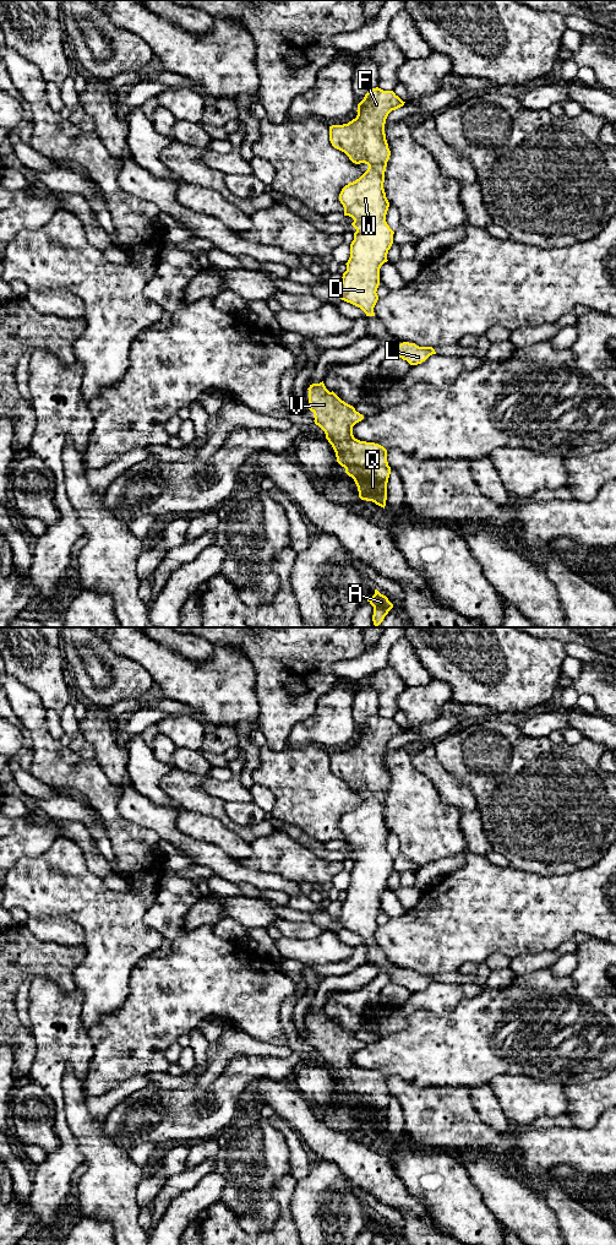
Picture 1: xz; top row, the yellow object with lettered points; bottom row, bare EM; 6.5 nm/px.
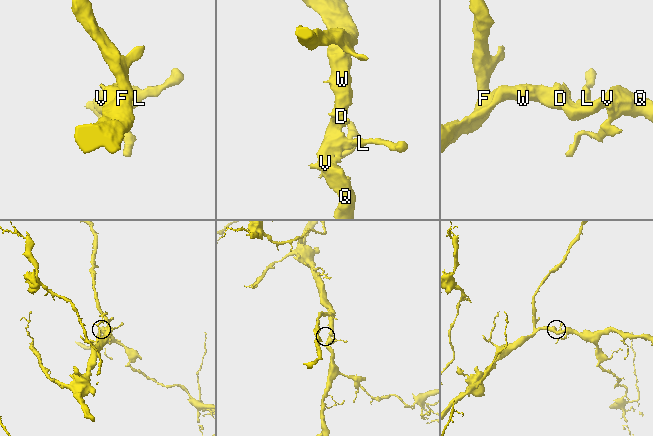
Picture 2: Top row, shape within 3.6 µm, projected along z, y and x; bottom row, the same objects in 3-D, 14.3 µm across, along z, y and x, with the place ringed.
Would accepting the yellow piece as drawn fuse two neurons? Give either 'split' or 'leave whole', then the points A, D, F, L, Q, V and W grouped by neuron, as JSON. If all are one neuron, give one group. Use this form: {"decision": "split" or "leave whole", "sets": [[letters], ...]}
{"decision": "leave whole", "sets": [["A", "D", "F", "L", "Q", "V", "W"]]}

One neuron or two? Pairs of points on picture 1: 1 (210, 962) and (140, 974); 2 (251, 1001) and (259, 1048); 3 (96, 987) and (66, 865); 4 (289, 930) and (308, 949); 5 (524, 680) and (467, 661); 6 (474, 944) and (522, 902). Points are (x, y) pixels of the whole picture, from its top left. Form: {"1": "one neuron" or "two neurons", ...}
{"1": "one neuron", "2": "two neurons", "3": "one neuron", "4": "two neurons", "5": "one neuron", "6": "one neuron"}

